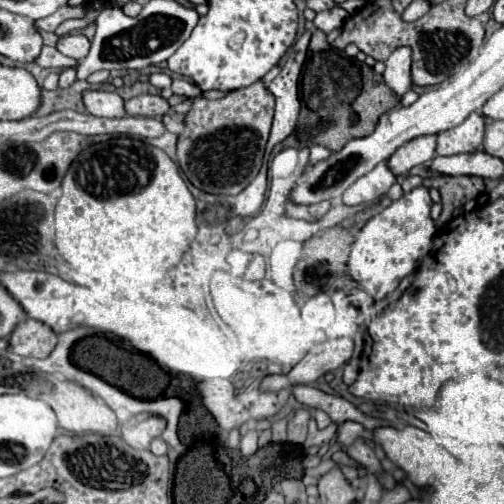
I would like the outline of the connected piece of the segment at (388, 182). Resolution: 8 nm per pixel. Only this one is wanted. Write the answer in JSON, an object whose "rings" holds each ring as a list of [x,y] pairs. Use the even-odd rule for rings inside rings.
{"rings":[[[380,162],[372,172],[360,176],[342,196],[342,202],[346,206],[358,206],[376,202],[380,196],[384,196],[390,186],[396,182],[396,176],[386,168],[386,162]]]}

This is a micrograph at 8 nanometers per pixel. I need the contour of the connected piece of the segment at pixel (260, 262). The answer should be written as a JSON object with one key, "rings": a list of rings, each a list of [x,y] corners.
{"rings":[[[254,254],[252,262],[248,264],[248,268],[246,268],[246,272],[244,272],[244,278],[246,278],[246,280],[260,280],[260,278],[264,278],[264,270],[266,270],[264,258],[262,258],[260,254]]]}

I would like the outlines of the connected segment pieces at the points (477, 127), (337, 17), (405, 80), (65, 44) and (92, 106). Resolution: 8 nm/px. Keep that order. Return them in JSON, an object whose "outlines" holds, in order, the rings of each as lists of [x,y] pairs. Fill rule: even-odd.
{"outlines":[[[[470,114],[460,126],[444,130],[436,136],[436,154],[452,156],[462,152],[474,152],[480,148],[484,136],[484,118]]],[[[334,6],[334,8],[330,8],[330,10],[324,10],[324,12],[318,12],[316,14],[316,18],[314,18],[314,26],[318,28],[318,30],[322,30],[322,32],[332,32],[332,30],[338,30],[338,28],[342,28],[342,24],[348,20],[348,12],[344,10],[344,8],[340,8],[340,6]]],[[[398,48],[390,54],[386,60],[386,72],[384,72],[384,82],[390,86],[390,90],[396,96],[402,96],[412,88],[410,80],[410,48]]],[[[68,34],[68,36],[62,36],[62,38],[56,42],[56,50],[62,52],[64,56],[82,60],[82,58],[88,54],[88,50],[90,50],[90,42],[88,42],[88,38],[82,36],[82,34]]],[[[90,90],[84,92],[84,104],[88,114],[102,116],[102,118],[124,118],[124,100],[116,92],[102,92],[102,90]]]]}

